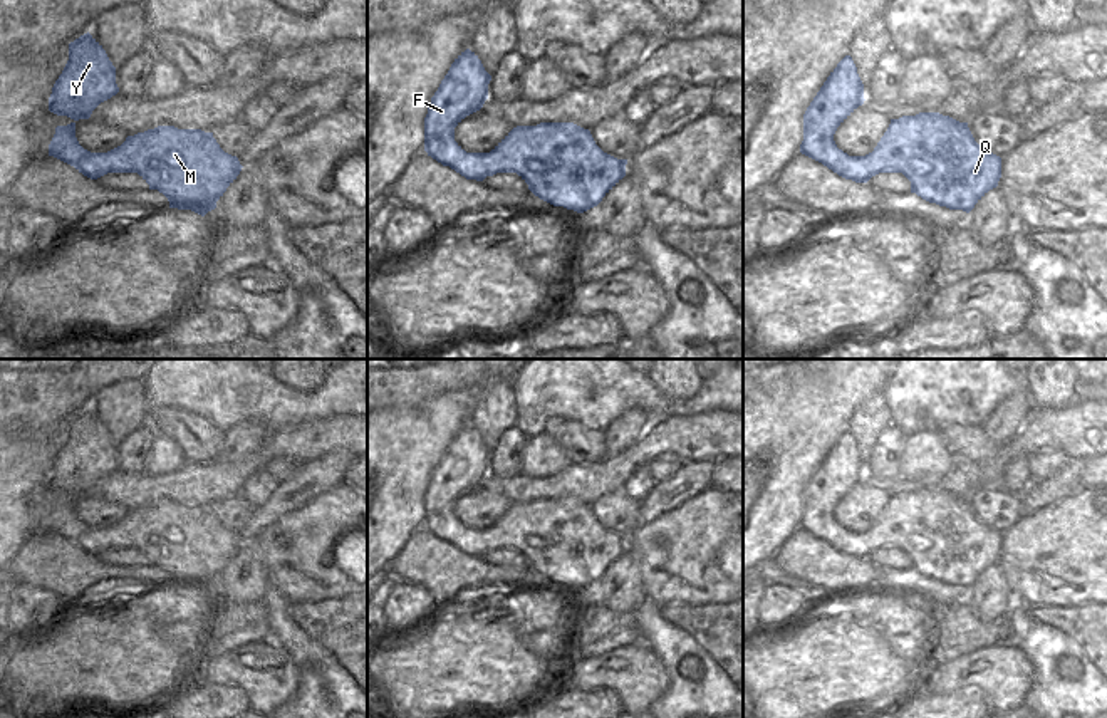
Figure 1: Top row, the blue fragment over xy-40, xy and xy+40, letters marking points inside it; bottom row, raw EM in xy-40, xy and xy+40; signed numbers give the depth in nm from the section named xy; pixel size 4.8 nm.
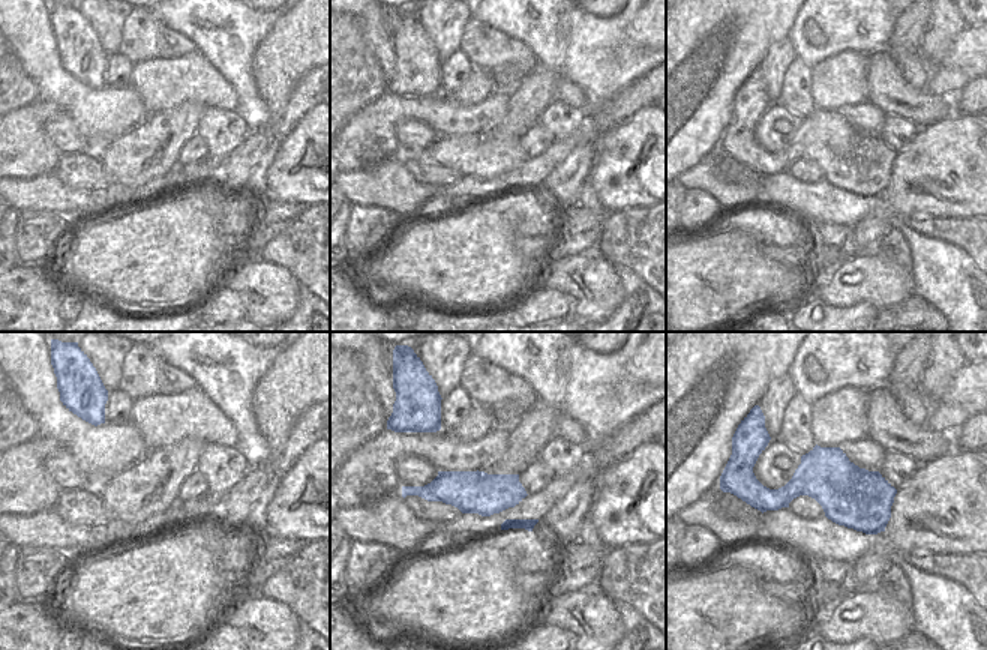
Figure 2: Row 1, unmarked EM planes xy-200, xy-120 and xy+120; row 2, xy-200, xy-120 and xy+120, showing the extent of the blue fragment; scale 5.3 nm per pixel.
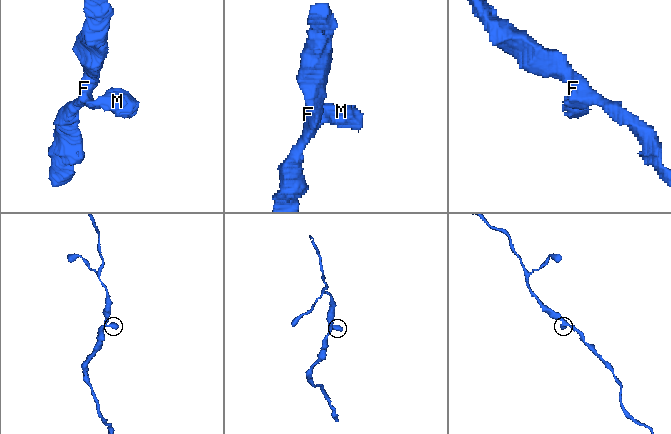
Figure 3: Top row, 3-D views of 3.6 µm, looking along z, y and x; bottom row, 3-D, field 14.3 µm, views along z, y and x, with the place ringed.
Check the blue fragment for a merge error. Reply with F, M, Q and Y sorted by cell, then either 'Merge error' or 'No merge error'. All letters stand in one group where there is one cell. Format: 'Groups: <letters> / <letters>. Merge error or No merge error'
Groups: F M Q Y. No merge error

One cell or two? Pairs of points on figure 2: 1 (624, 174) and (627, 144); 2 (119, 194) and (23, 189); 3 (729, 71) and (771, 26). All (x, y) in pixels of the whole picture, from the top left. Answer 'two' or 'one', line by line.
1: one
2: one
3: one

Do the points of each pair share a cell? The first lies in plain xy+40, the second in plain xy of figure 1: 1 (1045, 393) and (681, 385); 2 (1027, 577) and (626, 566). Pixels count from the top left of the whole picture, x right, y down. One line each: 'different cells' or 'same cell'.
1: same cell
2: different cells

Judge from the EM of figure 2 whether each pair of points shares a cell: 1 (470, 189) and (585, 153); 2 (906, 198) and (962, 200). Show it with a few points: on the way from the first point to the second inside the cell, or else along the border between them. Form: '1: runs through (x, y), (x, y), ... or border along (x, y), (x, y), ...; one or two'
1: border along (593, 143), (584, 143), (573, 149), (539, 183); two
2: runs through (920, 198), (948, 198); one

